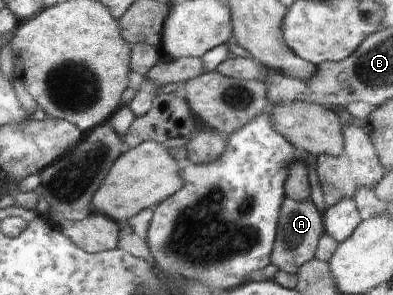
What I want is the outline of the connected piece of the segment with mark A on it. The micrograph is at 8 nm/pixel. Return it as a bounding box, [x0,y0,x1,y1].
[272,197,324,274]

